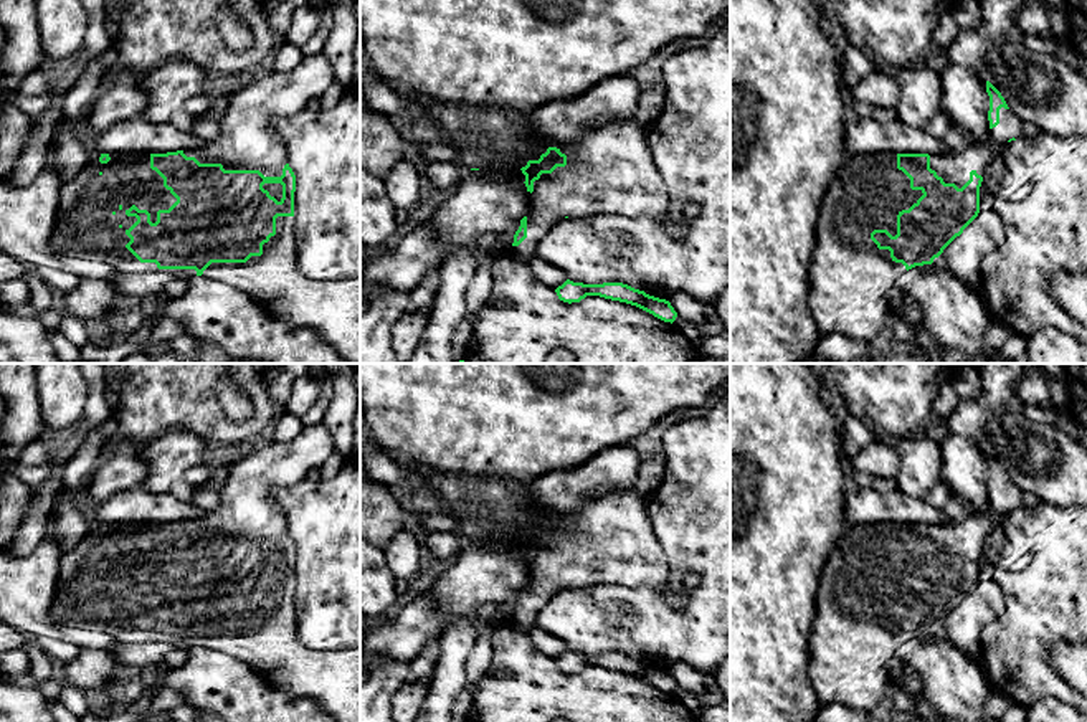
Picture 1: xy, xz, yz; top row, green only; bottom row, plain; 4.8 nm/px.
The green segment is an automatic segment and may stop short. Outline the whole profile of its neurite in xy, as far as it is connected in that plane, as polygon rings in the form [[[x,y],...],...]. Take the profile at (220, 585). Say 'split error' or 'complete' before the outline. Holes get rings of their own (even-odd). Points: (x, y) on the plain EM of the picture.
split error; [[[322,425],[306,426],[297,438],[289,443],[269,443],[256,448],[251,454],[226,469],[226,482],[220,489],[220,504],[202,517],[177,520],[167,524],[94,524],[93,530],[73,549],[61,553],[59,577],[51,616],[56,623],[64,625],[97,625],[114,639],[126,644],[135,643],[167,643],[172,649],[188,651],[195,646],[221,651],[235,659],[244,661],[254,671],[266,676],[279,689],[291,696],[301,696],[319,704],[335,722],[360,722],[360,648],[344,651],[314,651],[304,646],[297,638],[297,616],[294,606],[294,562],[296,545],[287,534],[286,512],[274,497],[279,486],[292,486],[302,479],[312,468],[335,454],[335,444],[330,431]]]

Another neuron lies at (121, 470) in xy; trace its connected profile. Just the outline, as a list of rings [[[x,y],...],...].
[[[112,448],[84,482],[86,496],[99,504],[124,491],[142,489],[147,468],[132,448]]]

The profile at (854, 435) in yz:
[[[843,415],[839,425],[839,439],[846,454],[852,459],[861,449],[876,439],[872,428],[854,415]]]

